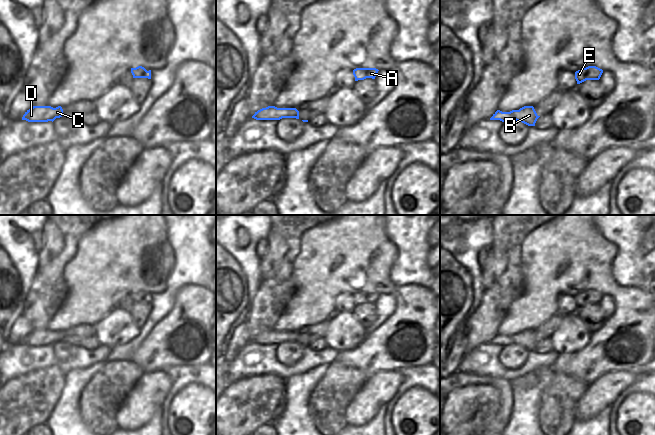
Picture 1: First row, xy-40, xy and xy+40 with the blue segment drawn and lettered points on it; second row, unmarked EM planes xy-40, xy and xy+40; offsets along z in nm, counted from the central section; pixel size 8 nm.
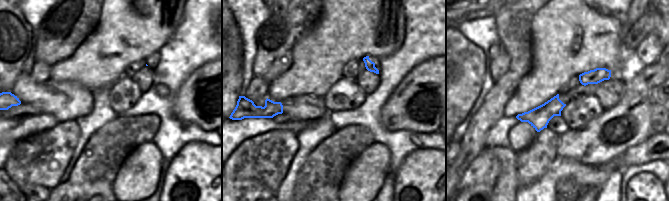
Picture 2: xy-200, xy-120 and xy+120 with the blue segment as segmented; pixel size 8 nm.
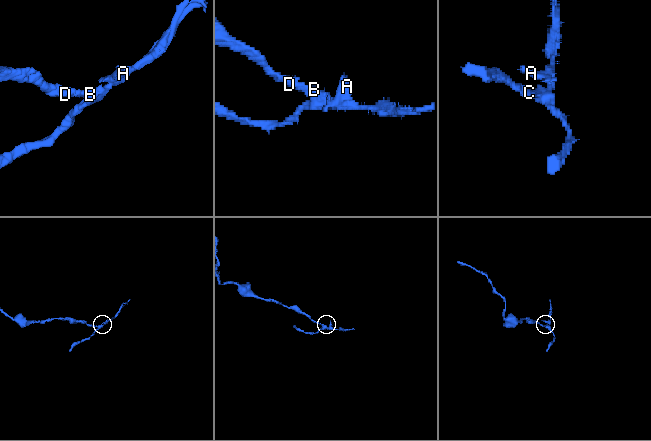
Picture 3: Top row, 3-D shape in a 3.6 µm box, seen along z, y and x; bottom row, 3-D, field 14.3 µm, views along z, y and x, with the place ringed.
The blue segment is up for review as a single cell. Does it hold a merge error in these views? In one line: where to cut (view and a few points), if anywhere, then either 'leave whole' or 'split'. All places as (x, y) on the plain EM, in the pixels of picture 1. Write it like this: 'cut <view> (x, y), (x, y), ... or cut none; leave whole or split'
cut xy (295, 332), (286, 341); split

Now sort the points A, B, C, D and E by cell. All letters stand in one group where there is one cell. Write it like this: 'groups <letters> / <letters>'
groups A B E / C D

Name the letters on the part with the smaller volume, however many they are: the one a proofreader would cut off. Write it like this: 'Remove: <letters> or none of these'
Remove: A, B, E

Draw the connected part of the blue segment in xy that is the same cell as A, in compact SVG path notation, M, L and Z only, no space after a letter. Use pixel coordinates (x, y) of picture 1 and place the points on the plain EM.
M356 292L353 294L355 305L364 304L366 302L375 303L378 293L376 292Z

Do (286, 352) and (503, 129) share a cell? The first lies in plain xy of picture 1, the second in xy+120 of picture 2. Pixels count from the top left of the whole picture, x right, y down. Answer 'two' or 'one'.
two

